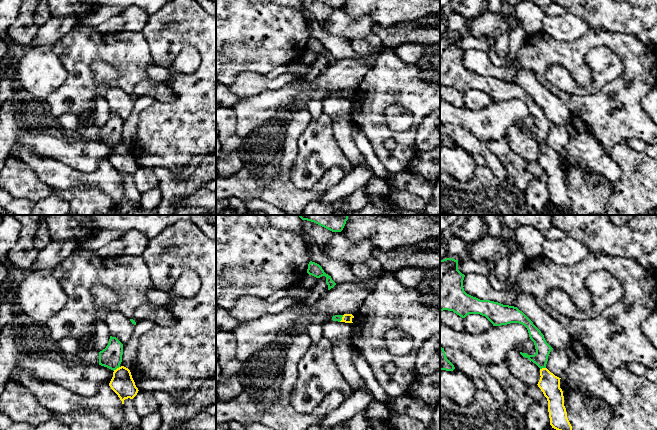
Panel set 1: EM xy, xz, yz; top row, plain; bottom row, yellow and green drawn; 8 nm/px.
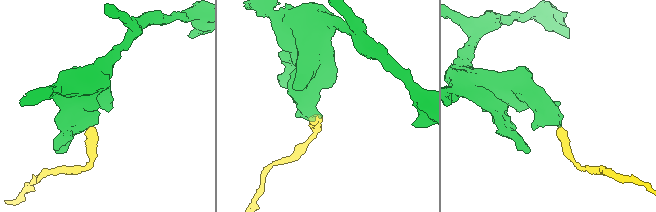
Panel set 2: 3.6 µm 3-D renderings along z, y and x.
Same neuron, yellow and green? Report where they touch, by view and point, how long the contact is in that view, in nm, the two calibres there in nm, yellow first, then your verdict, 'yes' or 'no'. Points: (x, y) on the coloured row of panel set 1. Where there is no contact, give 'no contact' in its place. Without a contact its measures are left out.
xy (117, 368) | 70 nm | 190/180 nm | no

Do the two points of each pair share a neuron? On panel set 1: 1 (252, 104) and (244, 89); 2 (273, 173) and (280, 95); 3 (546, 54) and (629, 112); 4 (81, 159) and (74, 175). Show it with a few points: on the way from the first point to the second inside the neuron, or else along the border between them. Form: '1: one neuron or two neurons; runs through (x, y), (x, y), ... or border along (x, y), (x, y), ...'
1: two neurons; border along (271, 90), (240, 98)
2: two neurons; border along (272, 118), (260, 124), (252, 131)
3: one neuron; runs through (581, 43), (613, 40), (635, 62), (635, 77)
4: two neurons; border along (55, 159), (83, 172), (92, 172), (99, 166)

